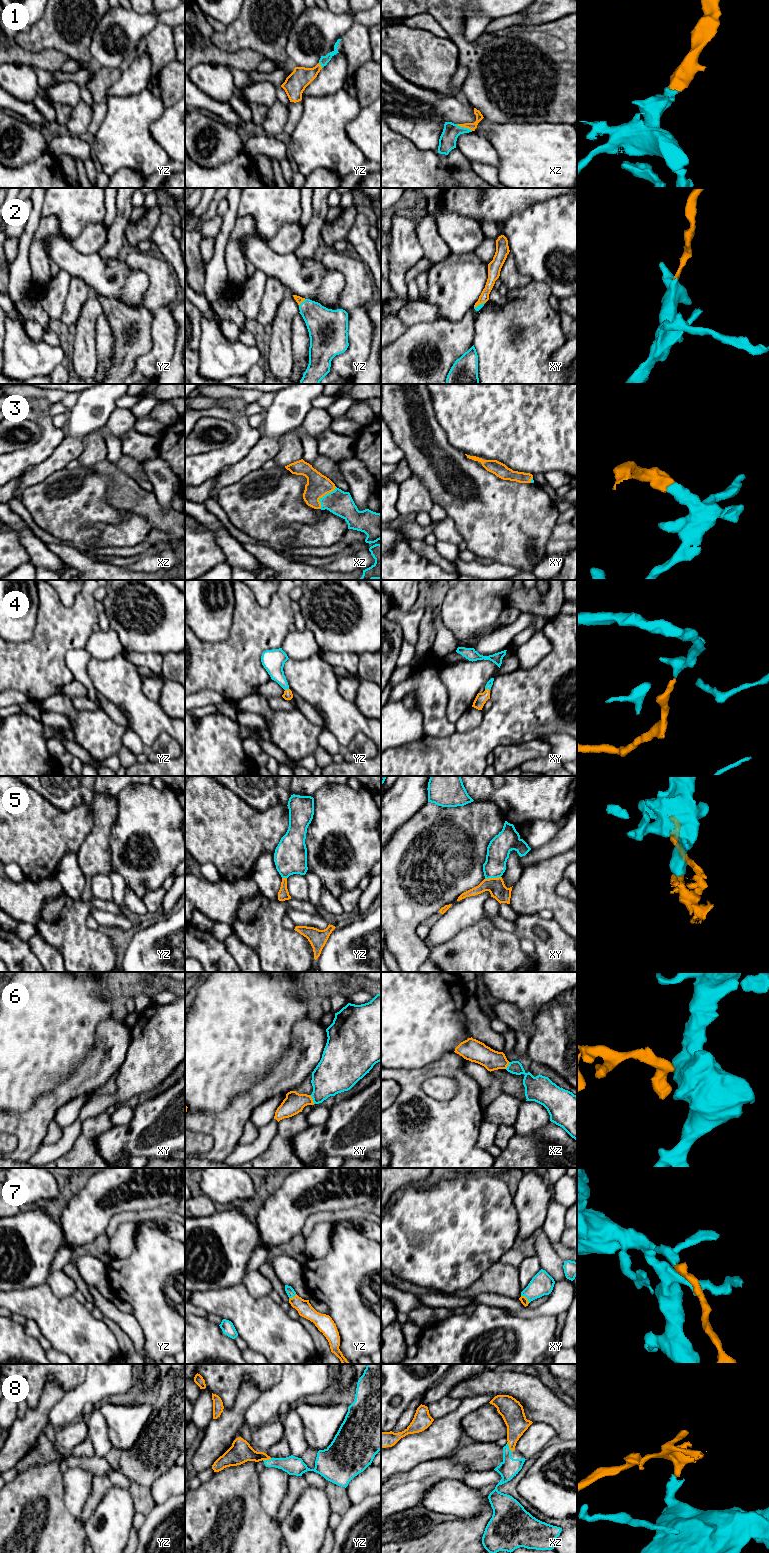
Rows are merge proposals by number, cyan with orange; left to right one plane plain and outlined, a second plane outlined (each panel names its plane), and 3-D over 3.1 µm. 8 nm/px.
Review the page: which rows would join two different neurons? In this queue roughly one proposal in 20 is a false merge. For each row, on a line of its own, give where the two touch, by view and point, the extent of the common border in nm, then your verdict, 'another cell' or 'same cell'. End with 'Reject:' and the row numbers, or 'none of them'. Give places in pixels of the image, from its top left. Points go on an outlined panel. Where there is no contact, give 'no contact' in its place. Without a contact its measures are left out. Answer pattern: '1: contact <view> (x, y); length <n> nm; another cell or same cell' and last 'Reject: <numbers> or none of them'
1: contact xz (464, 127); length 140 nm; same cell
2: contact yz (302, 302); length 80 nm; same cell
3: contact xz (323, 496); length 220 nm; same cell
4: contact xy (487, 688); length 40 nm; same cell
5: contact xy (492, 877); length 130 nm; same cell
6: contact xy (312, 1098); length 80 nm; same cell
7: contact xy (526, 1297); length 90 nm; same cell
8: contact xz (508, 1447); length 90 nm; same cell
Reject: none of them

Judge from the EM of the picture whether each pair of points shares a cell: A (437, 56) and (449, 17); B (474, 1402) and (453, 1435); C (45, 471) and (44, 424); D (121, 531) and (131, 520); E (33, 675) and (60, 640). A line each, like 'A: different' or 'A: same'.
A: different
B: same
C: different
D: same
E: same

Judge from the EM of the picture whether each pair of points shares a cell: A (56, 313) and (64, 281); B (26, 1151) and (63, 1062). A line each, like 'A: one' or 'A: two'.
A: one
B: two

